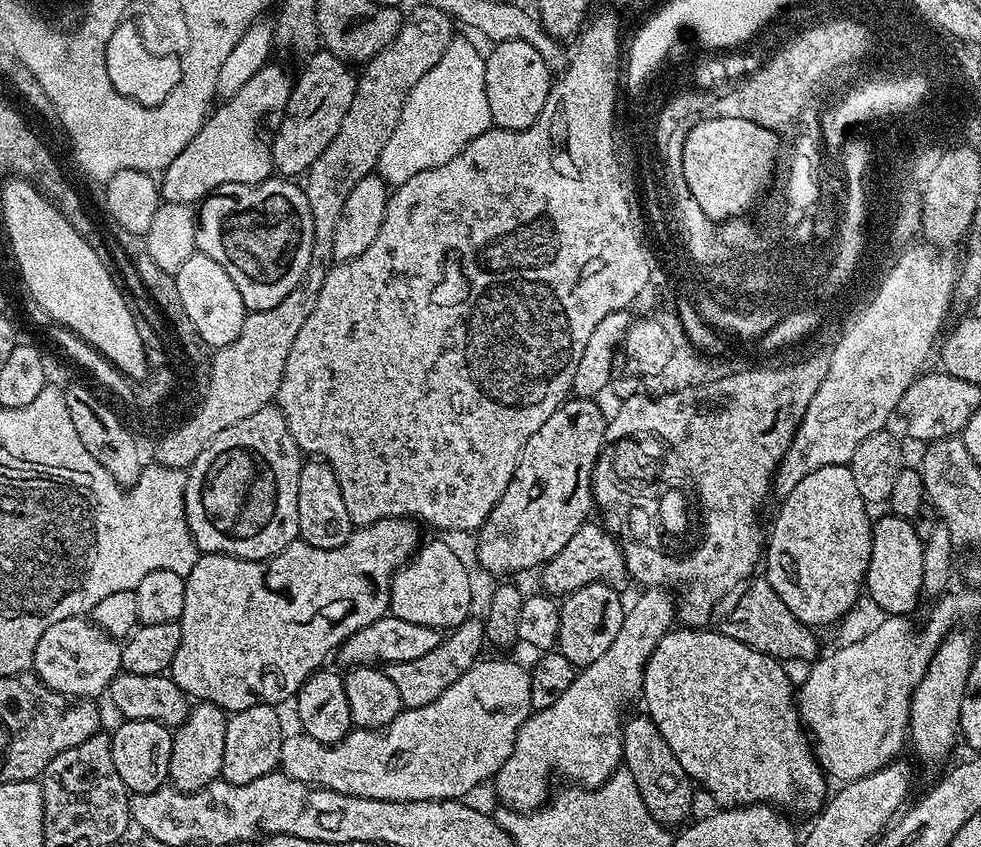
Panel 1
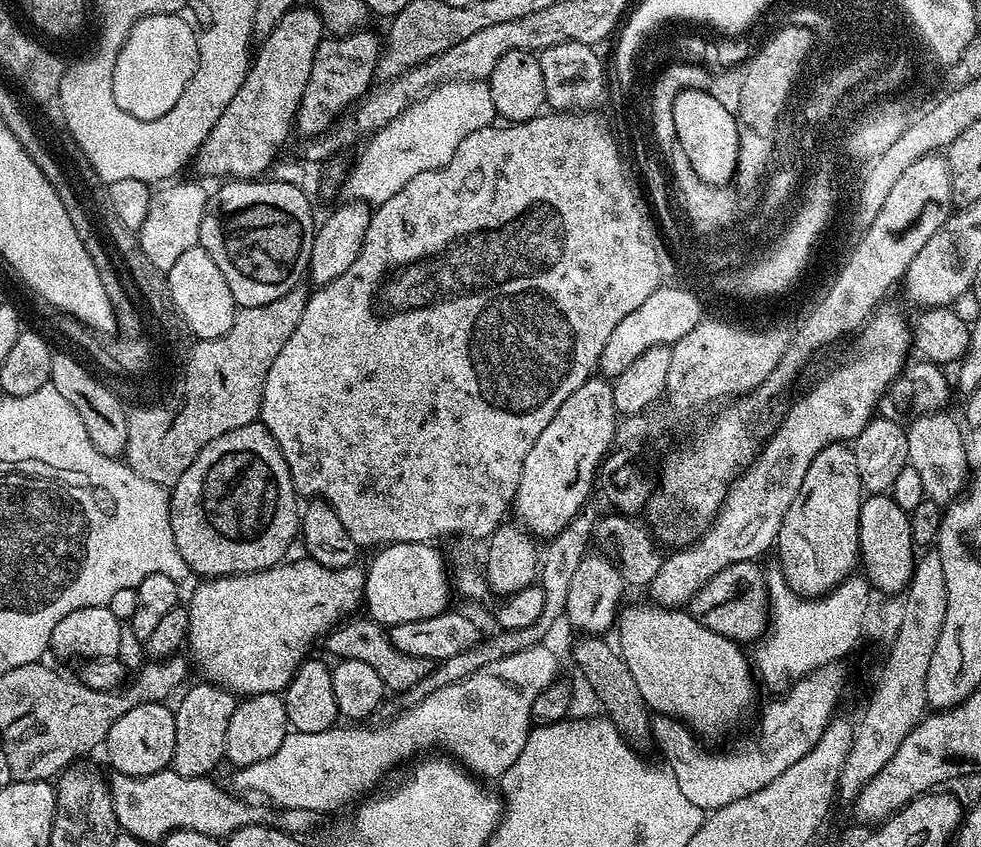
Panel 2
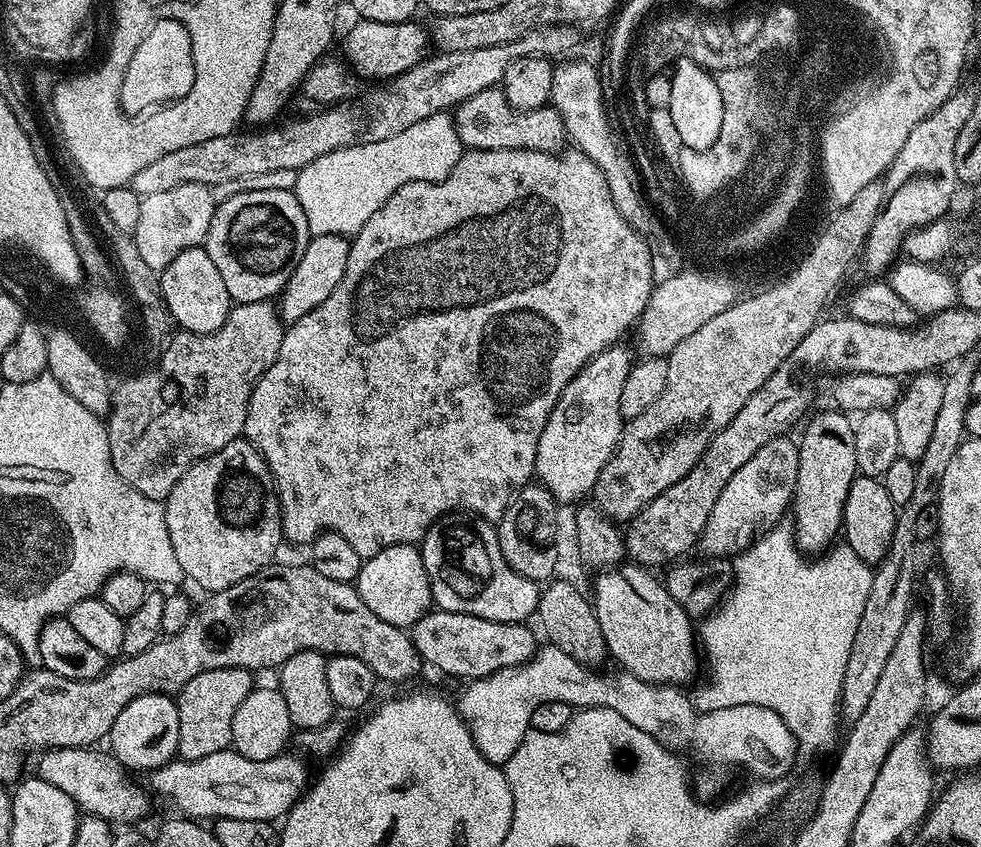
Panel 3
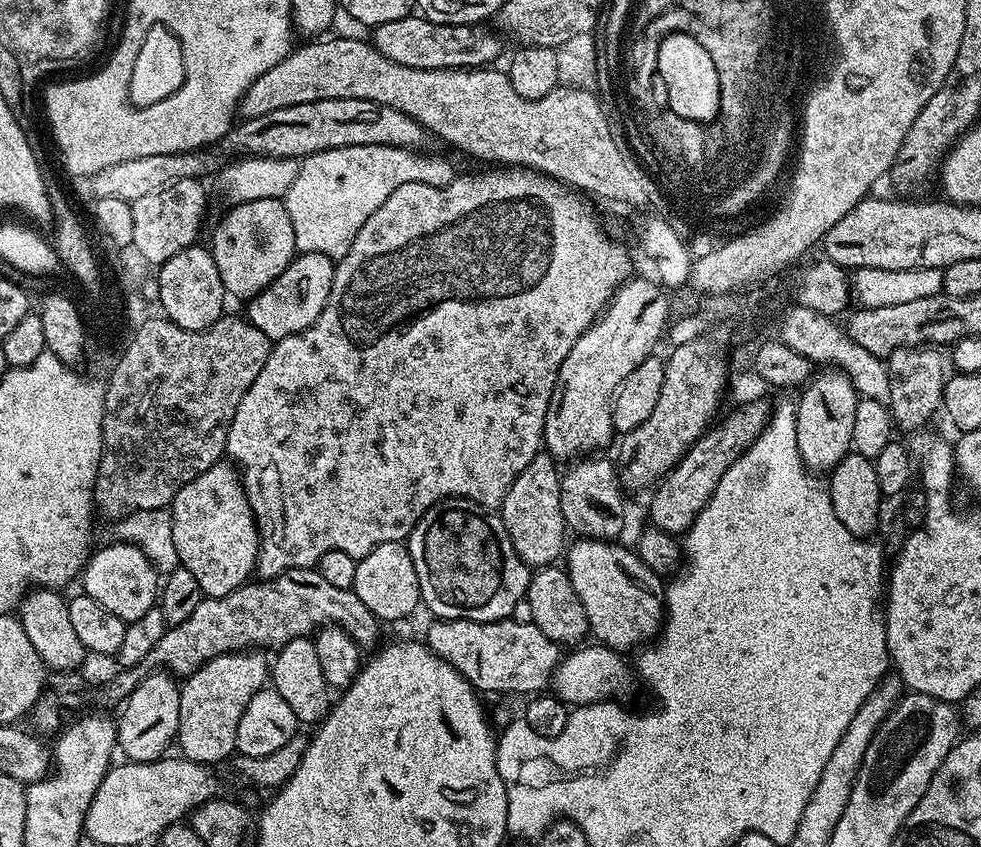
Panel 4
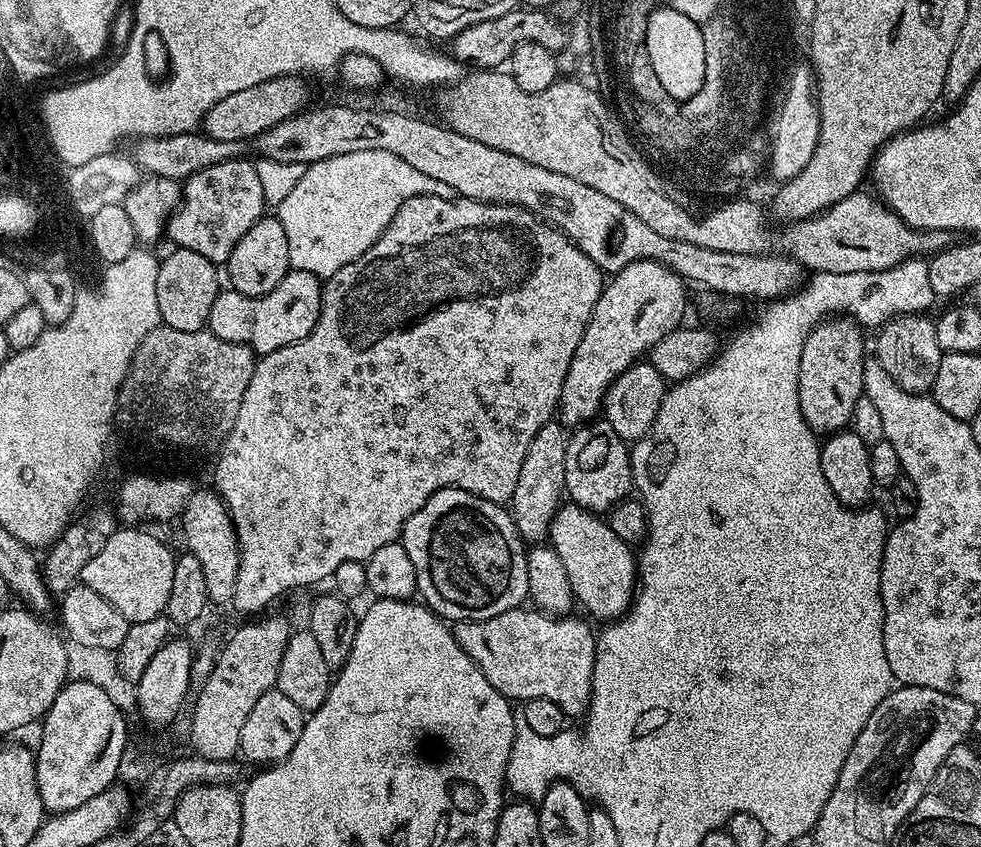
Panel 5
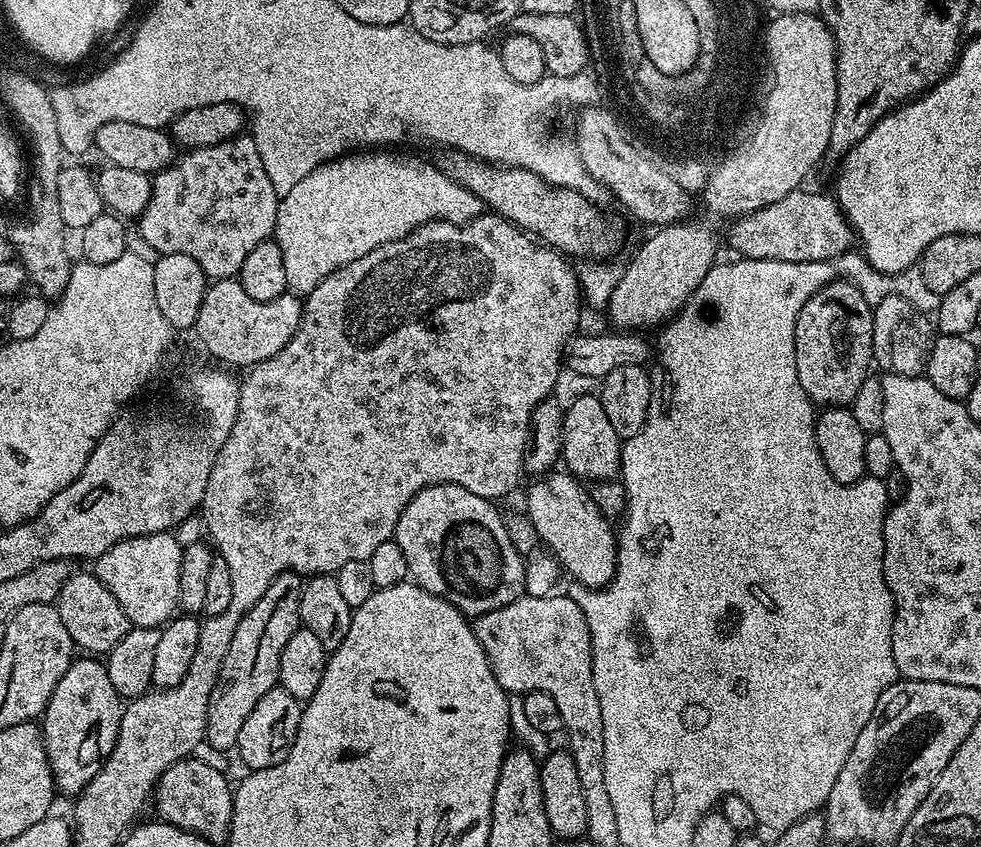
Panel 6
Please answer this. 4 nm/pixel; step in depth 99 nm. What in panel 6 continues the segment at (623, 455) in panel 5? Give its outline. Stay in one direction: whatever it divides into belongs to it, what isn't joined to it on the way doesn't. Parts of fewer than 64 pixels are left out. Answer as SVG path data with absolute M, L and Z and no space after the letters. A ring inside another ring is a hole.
M599 395L580 396L563 411L563 467L584 482L616 480L622 472L620 467L622 441L618 434L614 434L614 426L610 426L610 421L606 419L606 410L602 407Z

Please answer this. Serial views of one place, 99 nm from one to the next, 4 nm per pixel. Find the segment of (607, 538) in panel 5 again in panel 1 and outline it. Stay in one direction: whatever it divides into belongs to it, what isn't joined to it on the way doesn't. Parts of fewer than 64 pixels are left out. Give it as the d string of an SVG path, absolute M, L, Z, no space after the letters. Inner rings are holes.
M680 626L658 642L644 671L642 704L648 707L646 715L662 732L689 778L704 787L720 803L717 805L771 804L788 814L819 812L830 792L829 781L801 721L798 696L784 669L787 667L776 657L725 636L723 631L712 631Z

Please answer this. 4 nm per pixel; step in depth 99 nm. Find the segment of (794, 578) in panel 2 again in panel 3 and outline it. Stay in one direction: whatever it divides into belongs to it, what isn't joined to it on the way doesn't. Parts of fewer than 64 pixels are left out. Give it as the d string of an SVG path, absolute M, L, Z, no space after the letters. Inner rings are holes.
M839 410L831 411L809 415L808 425L807 420L803 425L804 433L798 436L798 482L790 505L790 518L792 516L796 546L804 552L823 551L841 535L846 494L858 475L853 421Z

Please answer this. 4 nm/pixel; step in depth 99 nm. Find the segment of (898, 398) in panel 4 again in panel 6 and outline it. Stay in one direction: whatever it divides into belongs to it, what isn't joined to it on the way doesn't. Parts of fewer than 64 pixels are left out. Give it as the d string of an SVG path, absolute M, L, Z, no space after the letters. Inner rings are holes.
M896 293L888 295L873 307L872 356L883 373L893 376L917 376L927 365L928 352L934 339L934 326L925 312L918 311L908 299Z

